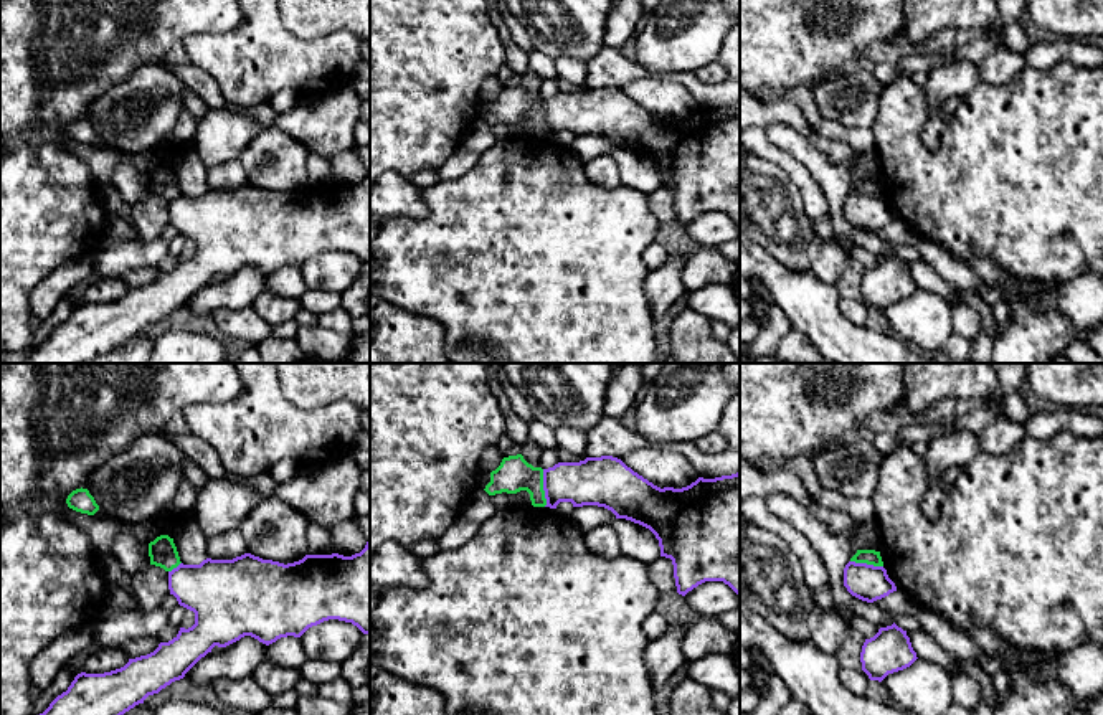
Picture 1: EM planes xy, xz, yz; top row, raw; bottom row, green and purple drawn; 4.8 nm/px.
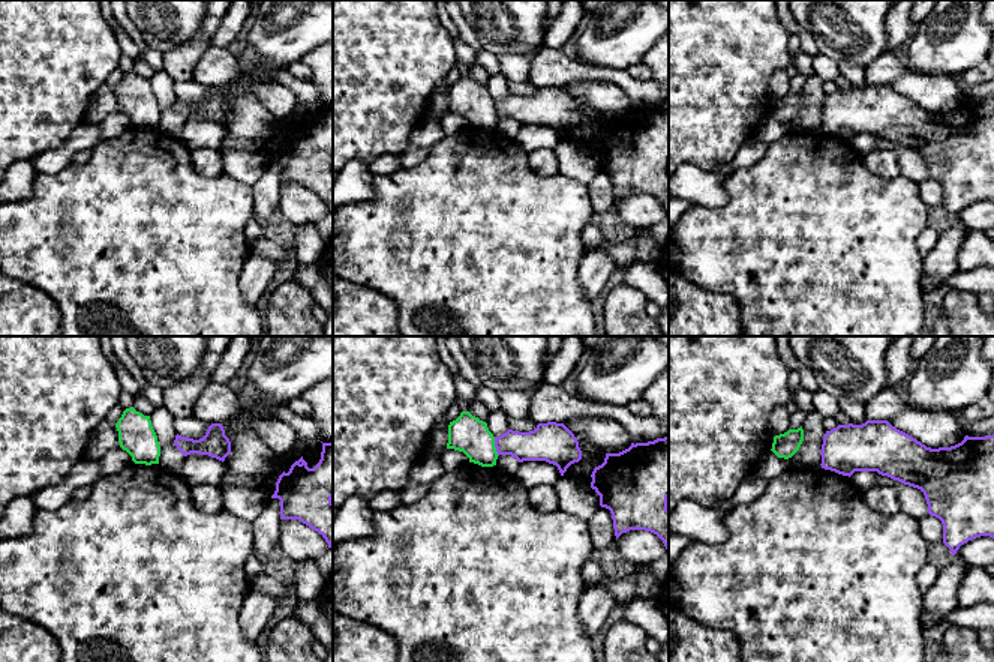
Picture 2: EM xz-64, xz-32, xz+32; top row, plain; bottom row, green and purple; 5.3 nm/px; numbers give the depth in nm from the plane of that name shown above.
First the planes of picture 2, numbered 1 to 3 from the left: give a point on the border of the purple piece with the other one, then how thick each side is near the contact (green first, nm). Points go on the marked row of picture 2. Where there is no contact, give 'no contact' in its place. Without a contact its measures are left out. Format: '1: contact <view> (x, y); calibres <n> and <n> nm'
1: no contact
2: contact xz-32 (494, 446); calibres 200 and 180 nm
3: no contact

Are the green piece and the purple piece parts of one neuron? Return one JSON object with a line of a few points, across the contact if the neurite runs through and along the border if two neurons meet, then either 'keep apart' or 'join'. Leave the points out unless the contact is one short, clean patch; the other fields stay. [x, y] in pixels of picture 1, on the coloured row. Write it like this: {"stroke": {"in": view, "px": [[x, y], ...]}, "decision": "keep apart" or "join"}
{"stroke": {"in": "xz", "px": [[542, 469], [545, 506]]}, "decision": "keep apart"}

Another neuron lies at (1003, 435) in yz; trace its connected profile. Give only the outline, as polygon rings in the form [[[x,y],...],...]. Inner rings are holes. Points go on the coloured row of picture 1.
[[[1001,416],[979,433],[979,447],[981,452],[1004,454],[1015,447],[1025,436],[1024,423]]]

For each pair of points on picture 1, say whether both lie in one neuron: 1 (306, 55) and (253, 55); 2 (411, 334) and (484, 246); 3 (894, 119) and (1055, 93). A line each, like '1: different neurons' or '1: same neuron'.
1: same neuron
2: different neurons
3: same neuron

